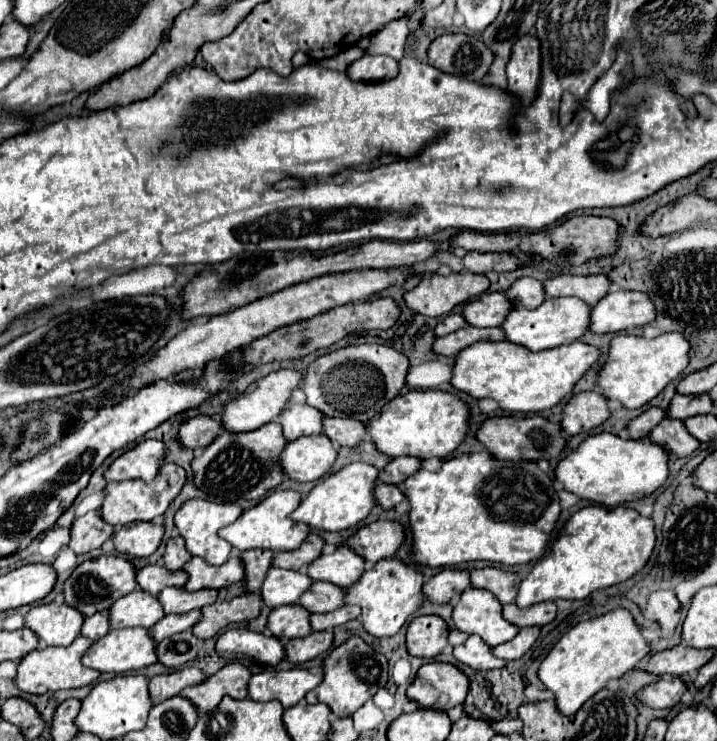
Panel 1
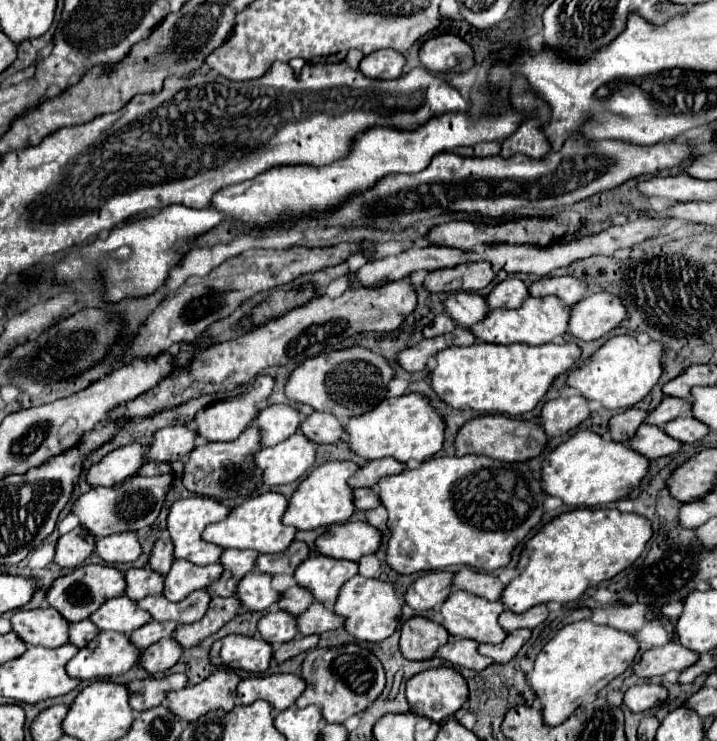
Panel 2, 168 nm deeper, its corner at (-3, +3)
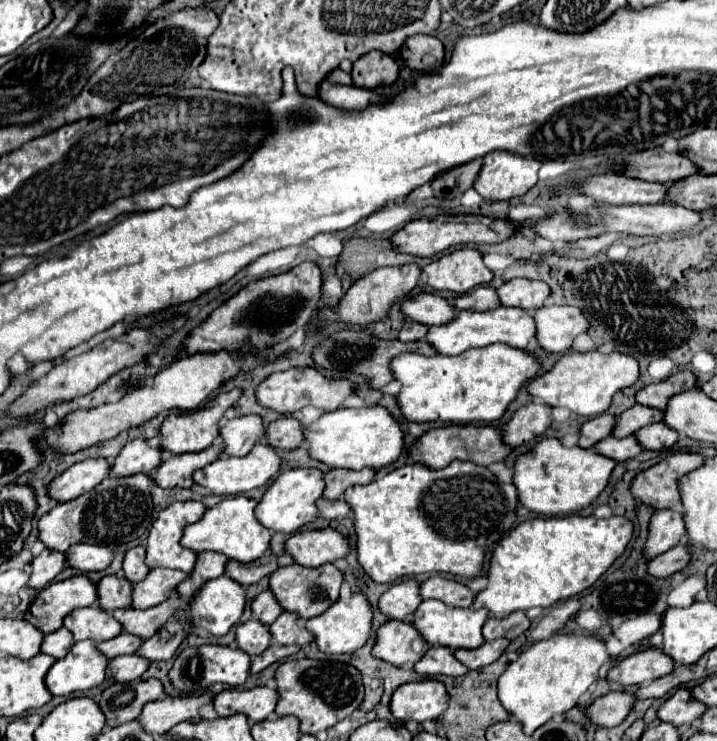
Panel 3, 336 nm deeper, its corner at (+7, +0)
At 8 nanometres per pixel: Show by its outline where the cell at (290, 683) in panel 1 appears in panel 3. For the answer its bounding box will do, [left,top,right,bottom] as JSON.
[214,686,276,722]

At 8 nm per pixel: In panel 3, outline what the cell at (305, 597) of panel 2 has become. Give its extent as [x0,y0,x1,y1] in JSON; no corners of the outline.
[250,592,282,624]

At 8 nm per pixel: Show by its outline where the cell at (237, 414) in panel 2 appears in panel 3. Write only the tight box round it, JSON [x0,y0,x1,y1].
[160,390,240,454]

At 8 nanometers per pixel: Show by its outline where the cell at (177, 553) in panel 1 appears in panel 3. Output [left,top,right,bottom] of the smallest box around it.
[122,546,148,584]

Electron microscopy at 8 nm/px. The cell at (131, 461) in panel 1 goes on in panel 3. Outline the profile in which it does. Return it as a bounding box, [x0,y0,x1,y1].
[46,458,110,504]

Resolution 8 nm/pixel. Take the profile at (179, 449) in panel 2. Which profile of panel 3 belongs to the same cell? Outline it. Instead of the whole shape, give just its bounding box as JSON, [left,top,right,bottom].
[110,438,162,478]

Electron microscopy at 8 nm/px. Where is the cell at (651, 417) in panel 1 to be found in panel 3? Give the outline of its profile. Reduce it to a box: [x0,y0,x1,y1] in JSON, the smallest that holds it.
[578,414,616,448]

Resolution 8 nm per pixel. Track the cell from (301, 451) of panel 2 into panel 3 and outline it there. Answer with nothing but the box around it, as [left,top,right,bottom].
[194,442,282,496]

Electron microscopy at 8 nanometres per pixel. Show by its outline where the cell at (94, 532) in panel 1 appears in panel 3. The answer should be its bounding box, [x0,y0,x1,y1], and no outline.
[28,548,64,590]

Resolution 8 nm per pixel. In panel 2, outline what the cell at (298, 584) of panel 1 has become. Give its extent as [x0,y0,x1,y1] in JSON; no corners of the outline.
[236,571,282,611]

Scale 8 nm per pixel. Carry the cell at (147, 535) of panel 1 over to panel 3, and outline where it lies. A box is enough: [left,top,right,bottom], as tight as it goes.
[66,544,112,572]

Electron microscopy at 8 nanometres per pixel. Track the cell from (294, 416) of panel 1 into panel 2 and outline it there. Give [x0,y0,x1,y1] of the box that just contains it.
[256,405,304,447]

